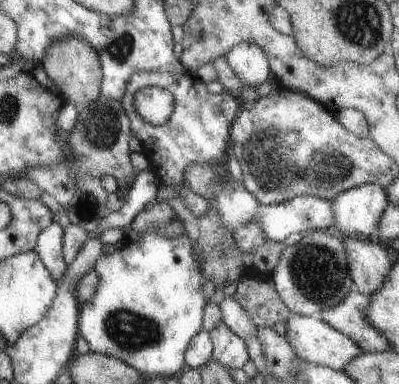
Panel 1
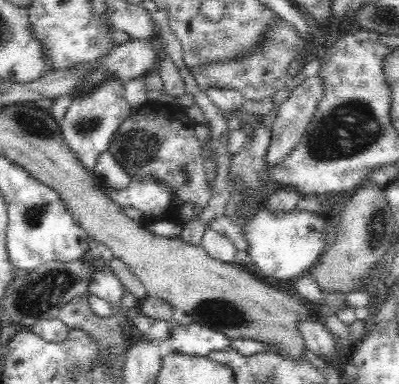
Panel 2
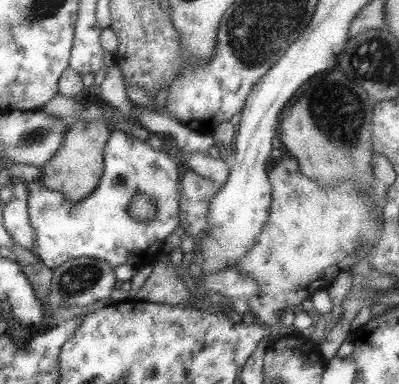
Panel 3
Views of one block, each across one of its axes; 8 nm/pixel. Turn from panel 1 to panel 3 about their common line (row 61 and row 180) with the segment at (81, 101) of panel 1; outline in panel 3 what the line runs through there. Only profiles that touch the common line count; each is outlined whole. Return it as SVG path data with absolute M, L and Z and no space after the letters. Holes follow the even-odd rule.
M103 116L95 120L87 120L87 118L75 118L73 122L69 120L65 124L61 146L57 148L53 158L49 158L39 168L41 170L39 180L45 184L45 188L61 192L67 202L79 202L87 198L97 188L103 176L103 146L111 134L111 124L113 122L105 122Z

